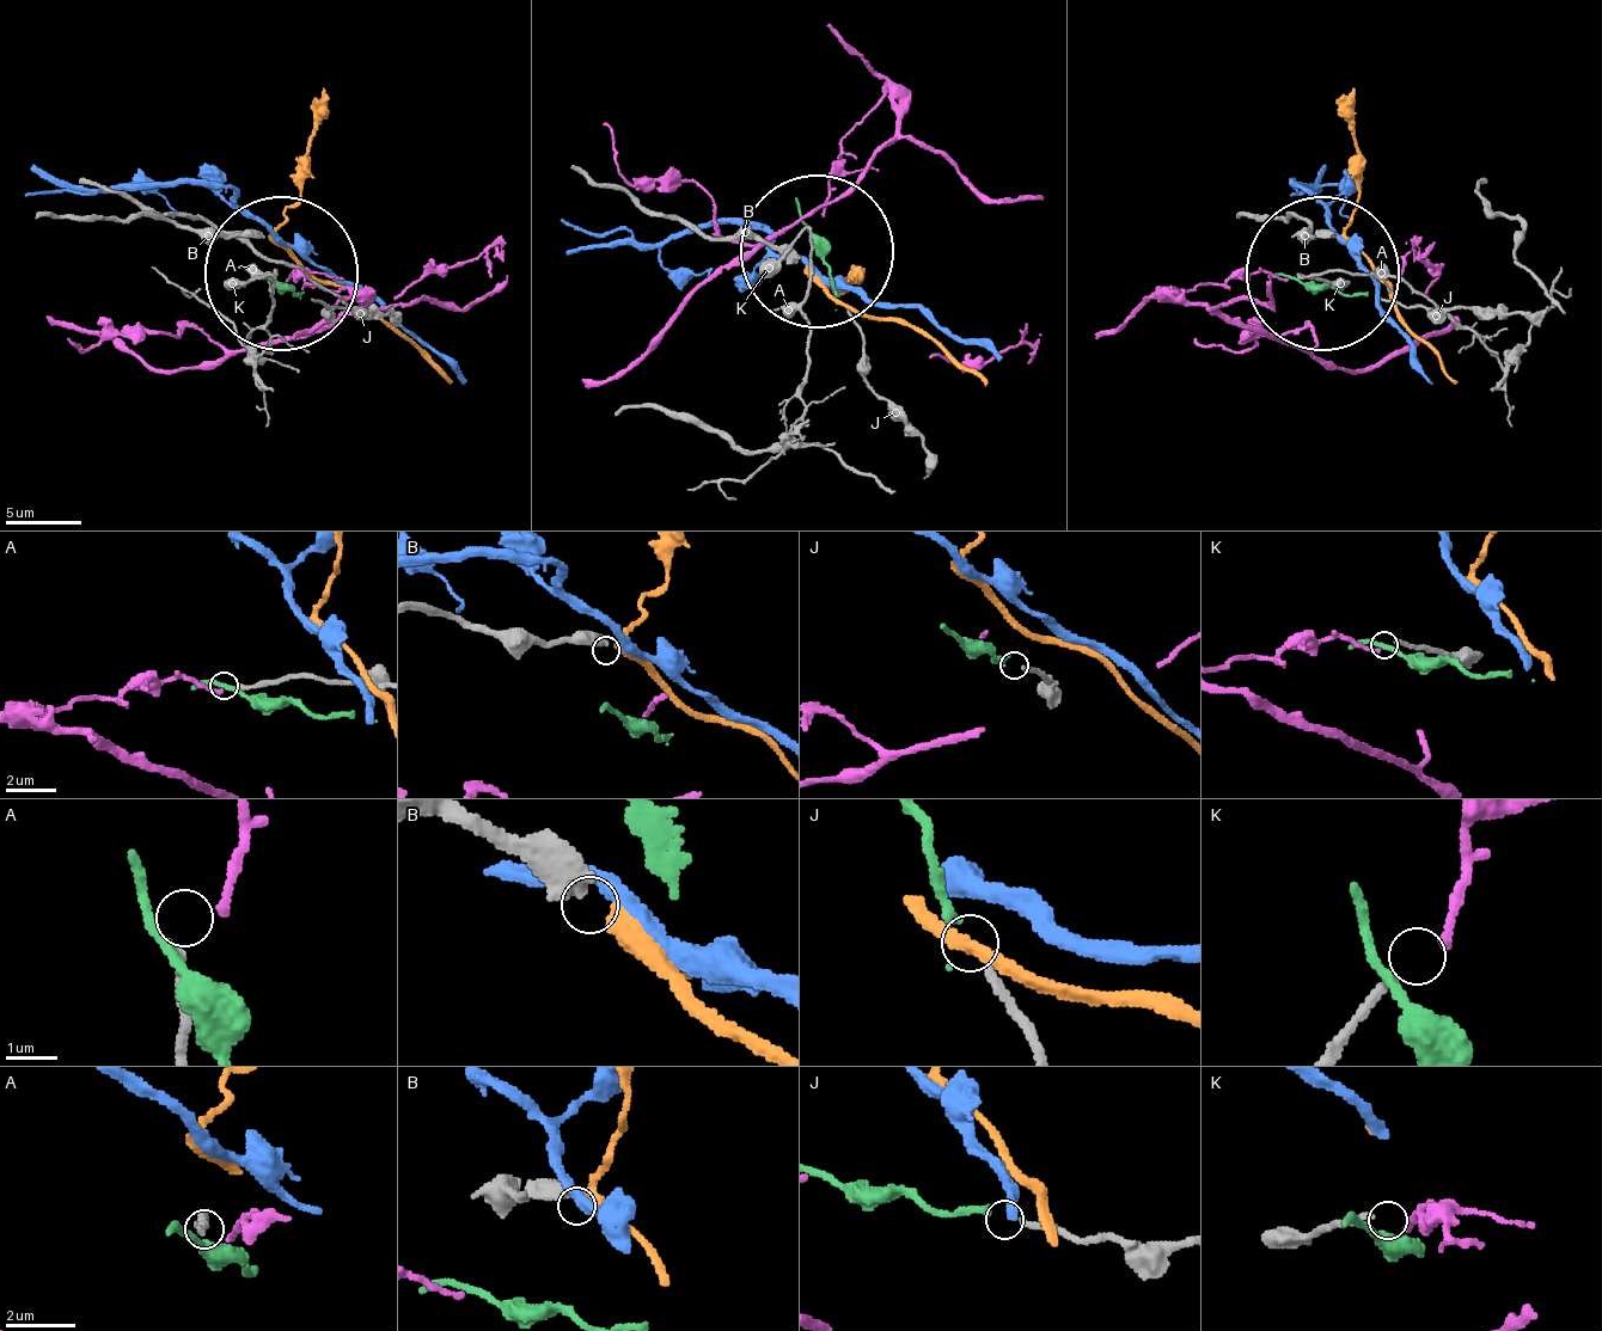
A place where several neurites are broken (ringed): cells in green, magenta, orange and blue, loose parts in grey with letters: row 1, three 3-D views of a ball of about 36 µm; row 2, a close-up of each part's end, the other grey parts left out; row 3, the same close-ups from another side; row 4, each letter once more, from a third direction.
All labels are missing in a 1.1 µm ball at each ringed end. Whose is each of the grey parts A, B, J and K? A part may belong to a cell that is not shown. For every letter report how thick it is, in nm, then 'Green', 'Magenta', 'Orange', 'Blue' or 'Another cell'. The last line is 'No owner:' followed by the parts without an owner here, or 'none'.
A: Thickness 160 nm. Another cell
B: Thickness 480 nm. Orange
J: Thickness 170 nm. Green
K: Thickness 160 nm. Magenta
No owner: A

